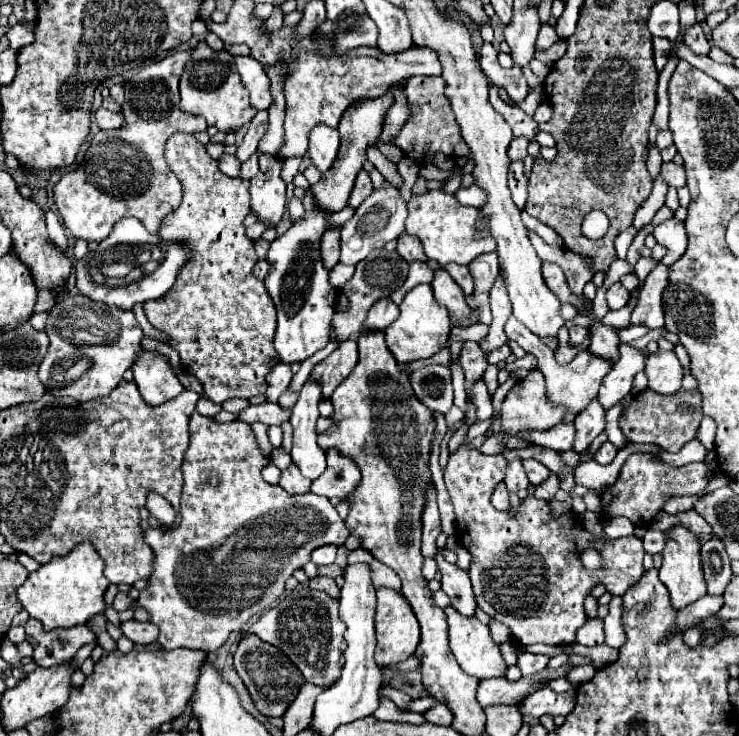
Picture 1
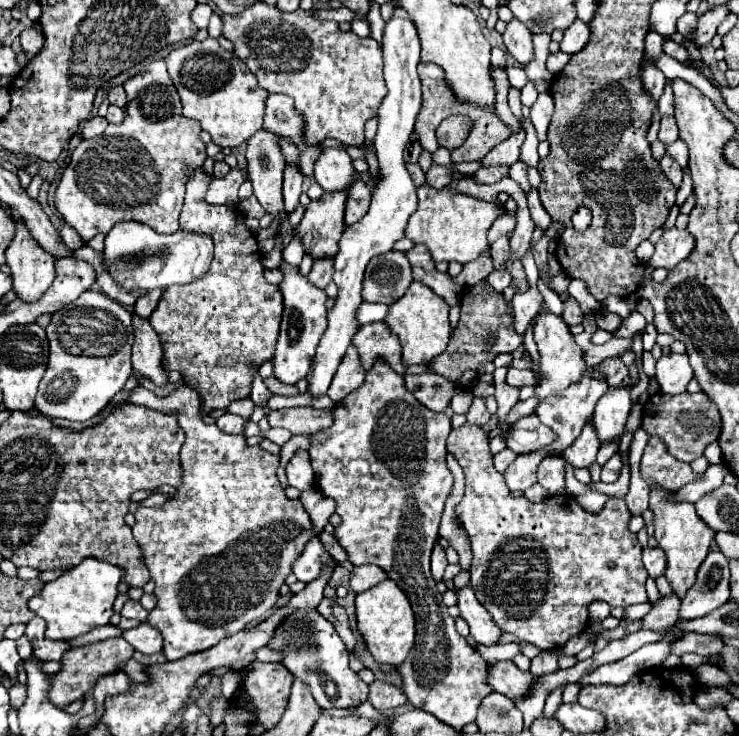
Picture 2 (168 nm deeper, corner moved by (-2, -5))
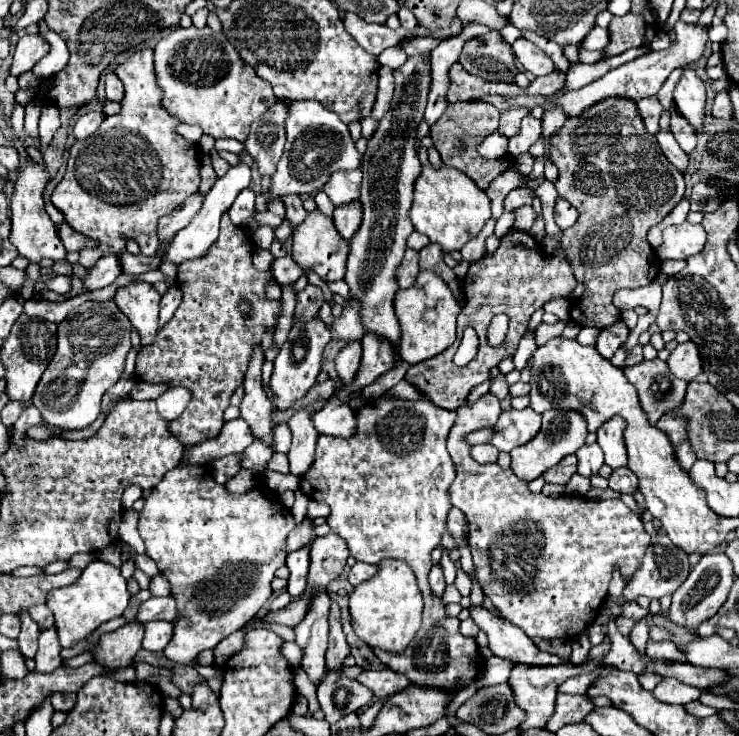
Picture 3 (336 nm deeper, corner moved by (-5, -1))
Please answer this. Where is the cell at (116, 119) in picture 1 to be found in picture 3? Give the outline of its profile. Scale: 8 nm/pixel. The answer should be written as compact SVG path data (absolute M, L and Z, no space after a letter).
M92 110L92 112L82 114L82 116L78 118L76 126L74 126L74 136L76 136L76 140L82 140L82 138L92 136L92 134L98 130L98 126L102 124L102 120L104 120L104 114L102 114L100 110Z

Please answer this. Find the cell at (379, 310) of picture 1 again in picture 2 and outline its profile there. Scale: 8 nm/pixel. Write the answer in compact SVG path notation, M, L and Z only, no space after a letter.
M385 322L363 324L353 338L353 346L359 350L359 358L365 370L369 370L377 360L383 360L395 372L405 372L405 366L401 362L401 346Z

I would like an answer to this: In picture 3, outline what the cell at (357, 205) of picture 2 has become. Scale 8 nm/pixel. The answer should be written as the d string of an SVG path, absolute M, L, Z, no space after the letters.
M360 200L348 202L346 206L338 206L334 210L334 226L346 240L350 240L356 234L356 230L360 228L360 222L362 222L362 202Z

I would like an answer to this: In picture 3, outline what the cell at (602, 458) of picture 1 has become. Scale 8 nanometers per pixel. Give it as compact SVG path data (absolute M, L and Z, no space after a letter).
M628 466L612 470L612 474L610 474L608 480L610 480L610 488L616 490L616 492L634 494L634 490L638 488L638 478L636 478L636 474Z

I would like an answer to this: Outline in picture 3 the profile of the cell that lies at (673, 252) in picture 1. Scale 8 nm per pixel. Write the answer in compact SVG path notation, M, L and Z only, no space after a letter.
M684 222L680 226L668 226L664 230L664 242L656 248L660 260L684 260L698 254L704 248L706 232L700 224Z

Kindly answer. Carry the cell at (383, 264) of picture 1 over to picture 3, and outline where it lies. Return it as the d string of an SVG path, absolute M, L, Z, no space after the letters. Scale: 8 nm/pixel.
M408 248L406 254L404 254L402 264L400 264L398 270L396 270L396 282L398 282L398 286L400 286L402 290L408 290L408 288L414 284L418 272L420 272L420 270L418 270L418 252Z

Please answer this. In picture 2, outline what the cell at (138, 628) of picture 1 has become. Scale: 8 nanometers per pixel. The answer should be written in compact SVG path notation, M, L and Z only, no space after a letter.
M143 622L131 630L125 630L123 638L141 654L157 654L163 648L161 632L153 628L149 622Z

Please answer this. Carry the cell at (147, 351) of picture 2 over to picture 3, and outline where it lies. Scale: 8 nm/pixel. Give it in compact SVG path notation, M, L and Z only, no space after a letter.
M136 282L118 290L114 296L118 308L130 318L132 326L138 330L140 344L150 346L158 334L158 304L160 296L152 284Z

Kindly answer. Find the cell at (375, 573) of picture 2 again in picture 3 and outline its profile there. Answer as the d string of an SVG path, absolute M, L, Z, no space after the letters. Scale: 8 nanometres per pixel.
M356 562L350 570L350 584L358 586L370 578L374 578L374 574L378 572L376 564L364 564L364 562Z

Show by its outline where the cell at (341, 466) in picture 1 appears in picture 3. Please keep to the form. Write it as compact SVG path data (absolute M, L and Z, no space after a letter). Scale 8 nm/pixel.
M306 516L306 518L290 532L290 538L288 538L288 544L286 544L286 546L288 546L288 552L306 546L306 544L312 540L312 530L314 530L314 518Z

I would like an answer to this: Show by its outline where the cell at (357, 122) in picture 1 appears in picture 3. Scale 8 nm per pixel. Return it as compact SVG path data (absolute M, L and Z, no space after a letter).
M318 208L312 210L306 220L302 224L298 224L298 228L292 234L294 246L292 246L292 258L306 270L312 268L322 280L330 282L330 280L342 280L346 274L346 260L348 260L348 250L350 244L348 240L342 240L332 216L326 216L324 212L320 212Z

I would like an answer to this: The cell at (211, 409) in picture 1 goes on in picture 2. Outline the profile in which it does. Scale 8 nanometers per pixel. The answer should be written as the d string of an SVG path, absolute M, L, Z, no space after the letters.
M225 412L221 418L217 418L217 426L227 434L243 434L245 424L247 424L247 418L241 418L241 416L235 416L229 412Z

